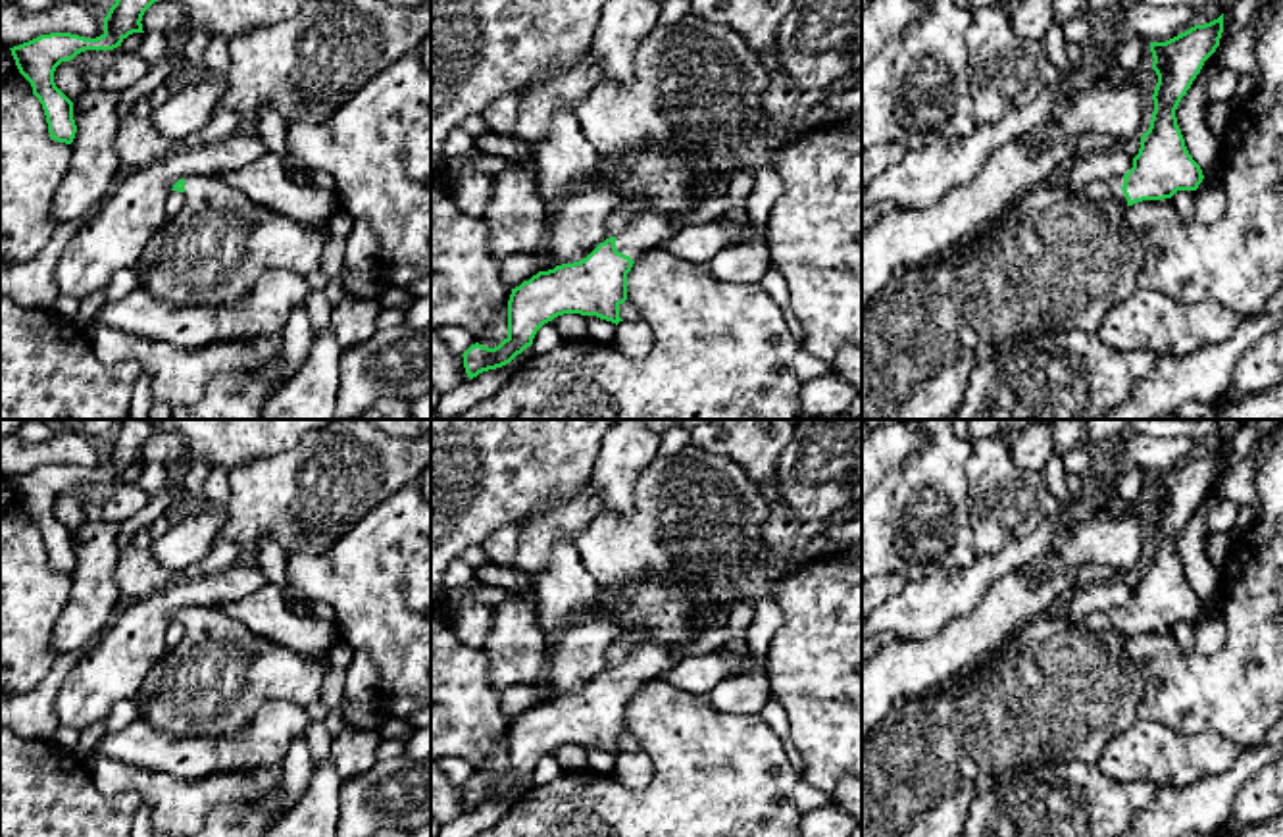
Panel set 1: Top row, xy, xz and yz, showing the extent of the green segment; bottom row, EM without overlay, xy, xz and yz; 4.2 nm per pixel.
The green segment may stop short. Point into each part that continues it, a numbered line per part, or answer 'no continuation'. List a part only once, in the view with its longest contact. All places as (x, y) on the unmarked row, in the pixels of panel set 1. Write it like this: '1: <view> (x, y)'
1: xz (674, 616)

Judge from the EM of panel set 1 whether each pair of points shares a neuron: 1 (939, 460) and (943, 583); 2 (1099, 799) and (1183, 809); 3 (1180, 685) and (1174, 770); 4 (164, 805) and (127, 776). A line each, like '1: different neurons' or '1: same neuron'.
1: different neurons
2: different neurons
3: different neurons
4: same neuron

